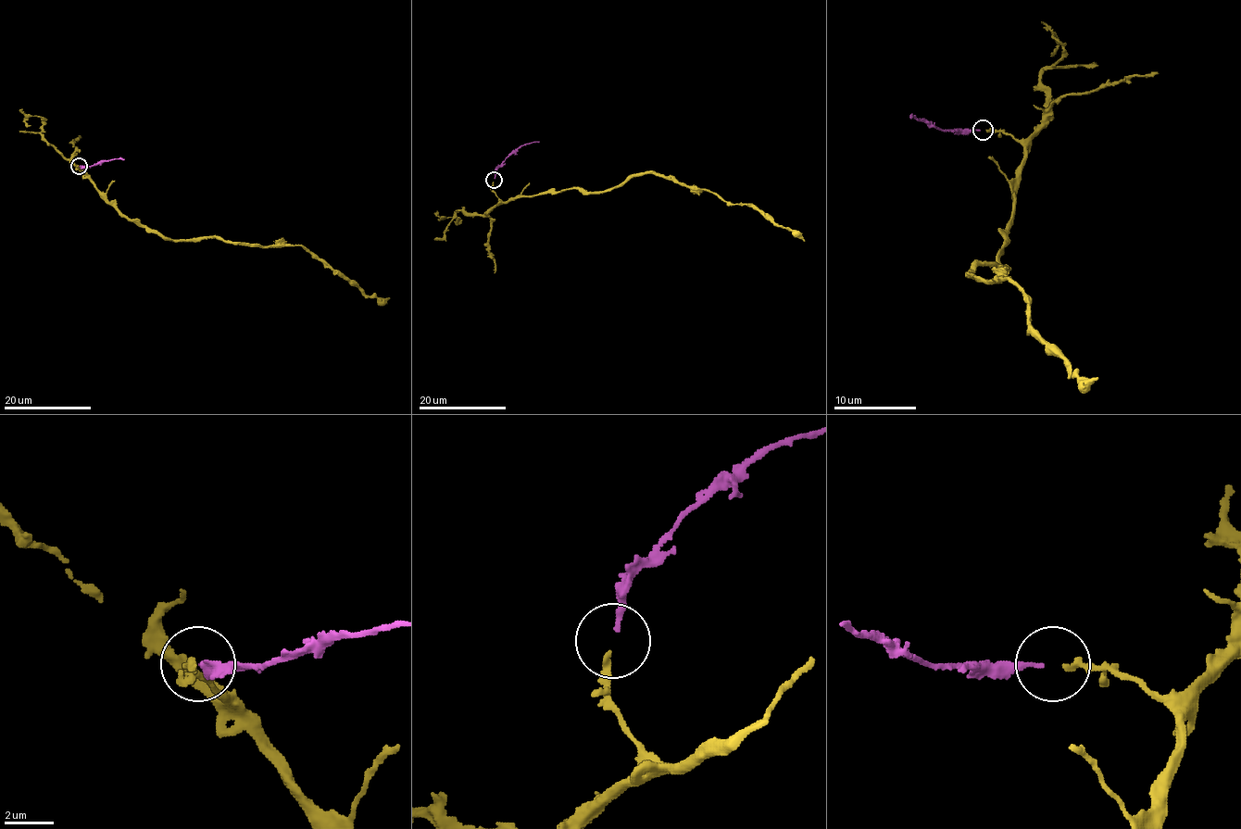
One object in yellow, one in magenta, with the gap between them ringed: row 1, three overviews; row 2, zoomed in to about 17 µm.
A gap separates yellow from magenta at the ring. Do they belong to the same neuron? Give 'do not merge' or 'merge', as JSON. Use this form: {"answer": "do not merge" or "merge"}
{"answer": "merge"}

